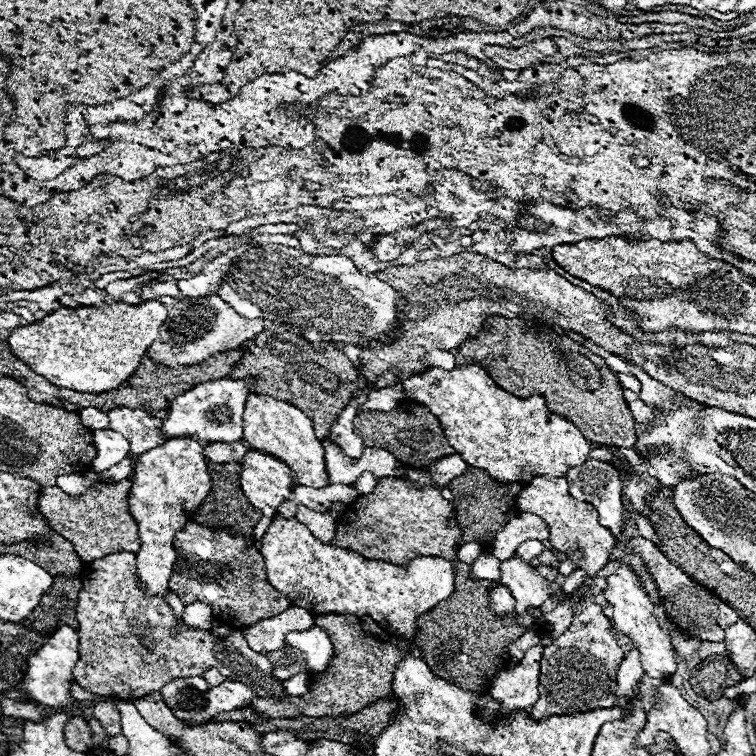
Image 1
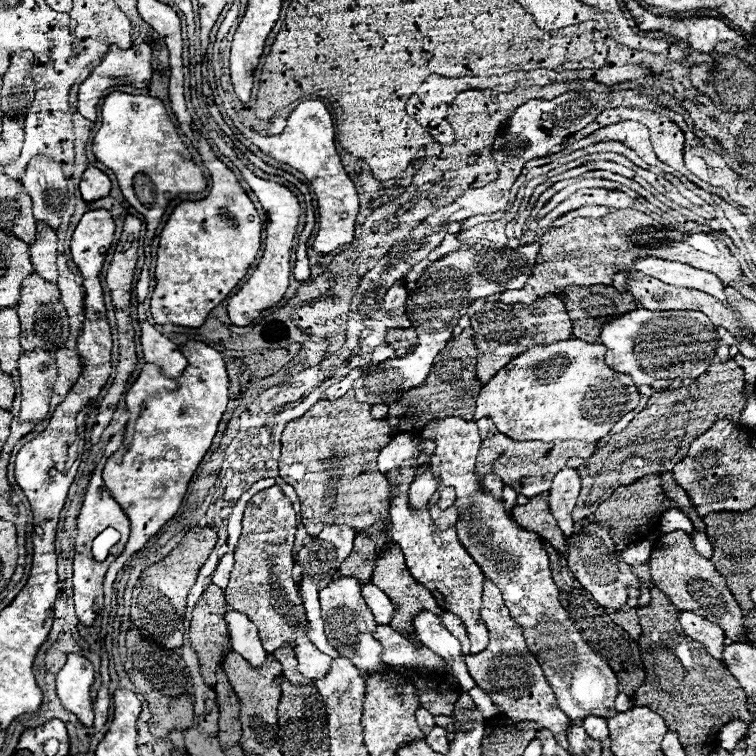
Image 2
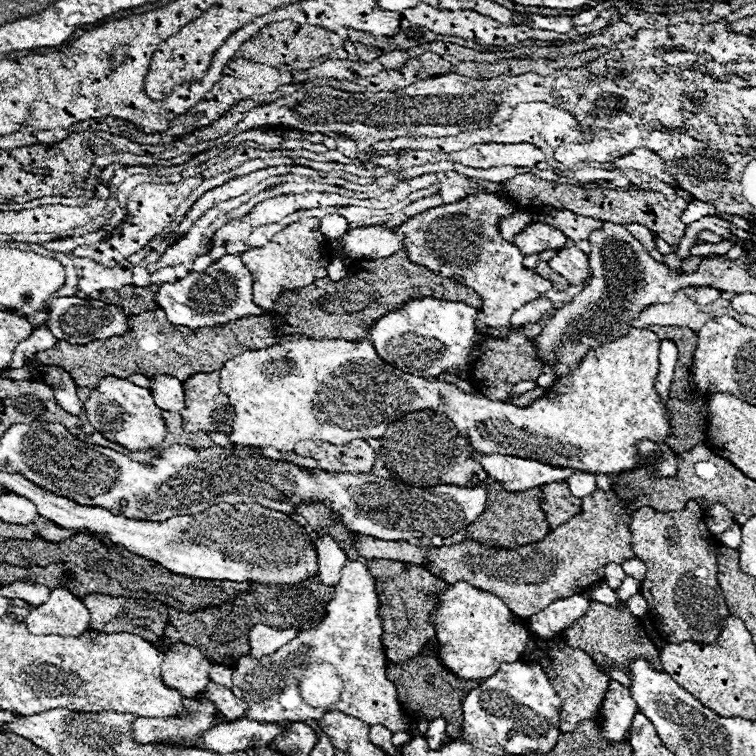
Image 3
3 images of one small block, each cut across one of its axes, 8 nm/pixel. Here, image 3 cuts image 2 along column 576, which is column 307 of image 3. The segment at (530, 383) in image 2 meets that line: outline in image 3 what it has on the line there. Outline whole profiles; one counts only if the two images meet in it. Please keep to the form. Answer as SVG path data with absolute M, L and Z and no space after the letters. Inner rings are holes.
M630 328L626 336L618 336L614 342L588 350L578 368L556 380L556 384L547 390L541 400L528 406L528 416L524 416L524 408L500 400L488 400L482 392L474 390L464 394L454 384L438 380L430 382L426 378L400 372L398 368L386 364L368 340L348 342L326 338L290 338L284 344L268 346L264 350L250 350L224 364L220 370L220 388L236 410L230 442L242 448L272 446L280 452L292 452L300 440L322 440L338 446L354 438L382 438L390 420L396 420L406 412L432 408L446 412L460 434L470 436L472 448L480 454L512 454L592 474L620 474L642 464L636 442L652 440L660 444L672 434L670 410L654 388L660 366L658 344L660 340L654 332Z

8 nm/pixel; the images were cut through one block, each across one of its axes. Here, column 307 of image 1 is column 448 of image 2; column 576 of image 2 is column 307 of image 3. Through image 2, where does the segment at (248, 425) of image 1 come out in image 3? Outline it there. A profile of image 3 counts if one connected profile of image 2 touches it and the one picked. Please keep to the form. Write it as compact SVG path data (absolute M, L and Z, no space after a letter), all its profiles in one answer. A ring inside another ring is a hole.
M350 560L342 570L340 584L334 588L334 600L326 606L326 618L316 628L298 632L286 646L260 660L242 656L232 668L232 692L250 706L246 718L306 722L322 720L328 712L344 712L370 726L382 724L394 734L408 730L410 724L402 722L396 688L384 674L386 654L380 642L378 606L374 578L368 568ZM322 662L332 666L320 666Z

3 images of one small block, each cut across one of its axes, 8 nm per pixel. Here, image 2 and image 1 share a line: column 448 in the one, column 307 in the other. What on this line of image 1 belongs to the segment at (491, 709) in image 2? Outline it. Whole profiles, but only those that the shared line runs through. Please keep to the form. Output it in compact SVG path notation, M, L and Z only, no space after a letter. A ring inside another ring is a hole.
M314 626L310 632L290 632L286 642L302 652L310 674L324 674L328 670L334 656L334 646L326 632L318 626Z

